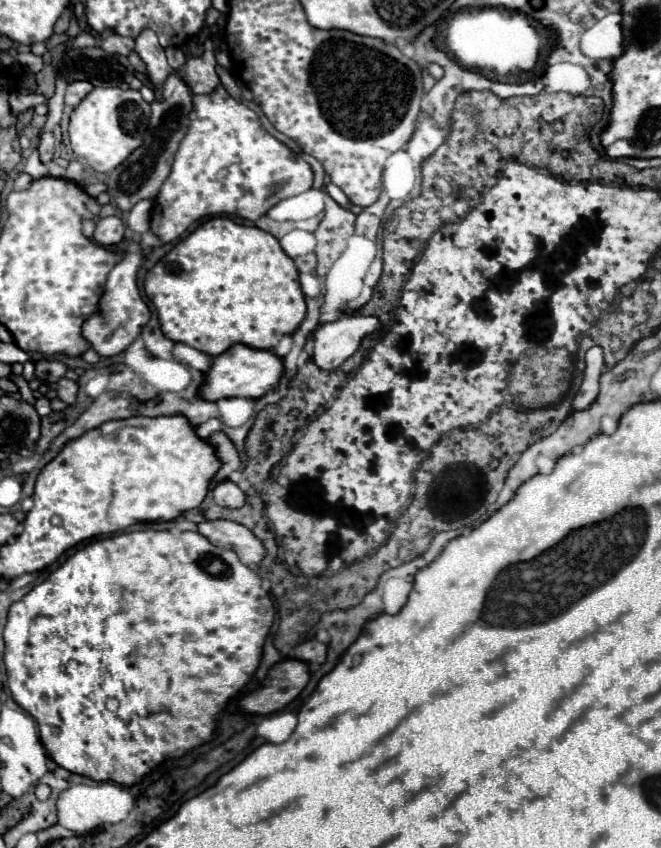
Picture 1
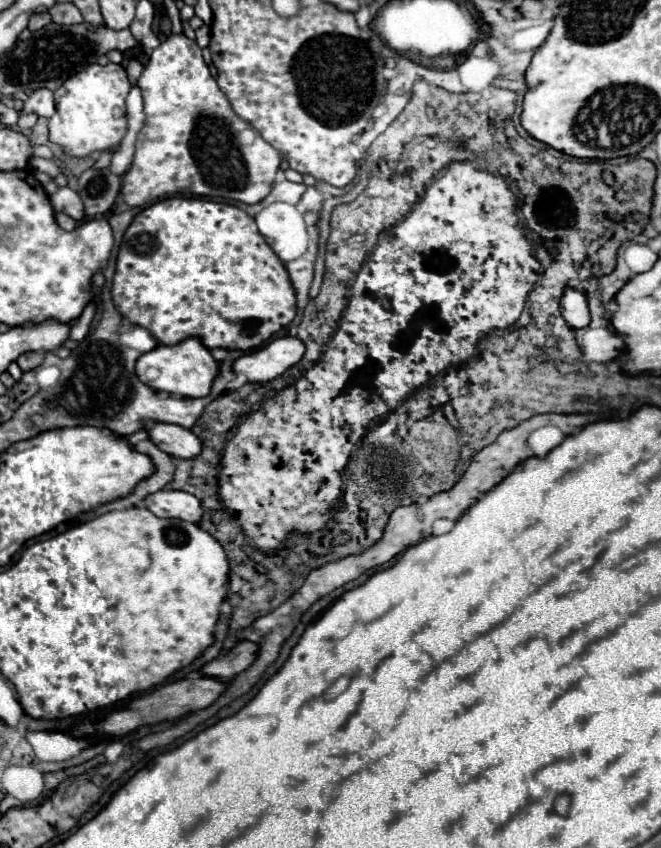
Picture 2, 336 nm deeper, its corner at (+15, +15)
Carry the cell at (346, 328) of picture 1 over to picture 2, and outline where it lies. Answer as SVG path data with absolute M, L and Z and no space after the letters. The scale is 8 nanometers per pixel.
M281 336L237 358L233 370L237 374L245 374L249 382L269 382L281 376L293 364L301 362L303 354L305 354L305 344L301 338Z

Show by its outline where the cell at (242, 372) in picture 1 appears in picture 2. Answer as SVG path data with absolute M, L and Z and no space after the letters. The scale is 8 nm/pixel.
M187 338L179 344L167 346L159 344L151 352L145 352L137 360L137 376L143 384L151 386L153 390L159 392L169 392L169 394L181 394L187 398L201 398L209 394L209 388L213 386L213 376L217 376L219 362L211 356L209 348L199 338Z

